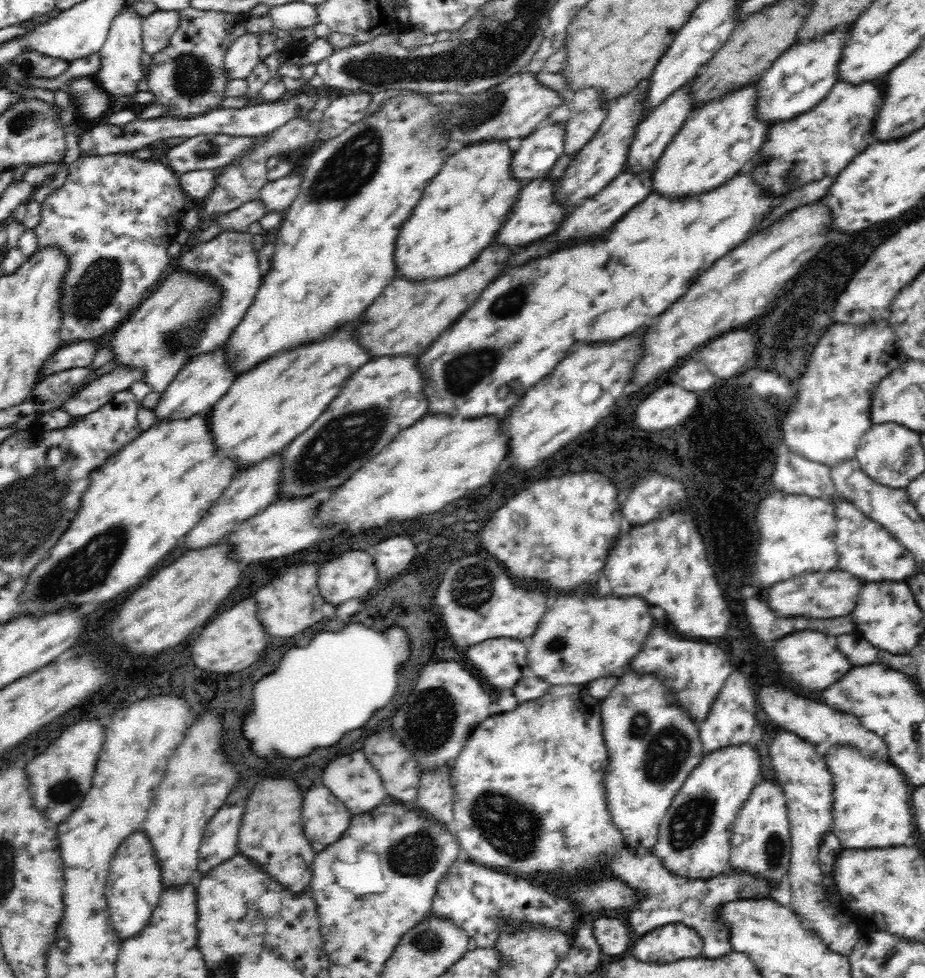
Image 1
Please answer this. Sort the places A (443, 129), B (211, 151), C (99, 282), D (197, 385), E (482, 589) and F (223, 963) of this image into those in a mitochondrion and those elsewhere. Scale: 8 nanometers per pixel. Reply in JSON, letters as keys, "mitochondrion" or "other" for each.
{"A":"mitochondrion","B":"other","C":"mitochondrion","D":"other","E":"mitochondrion","F":"mitochondrion"}

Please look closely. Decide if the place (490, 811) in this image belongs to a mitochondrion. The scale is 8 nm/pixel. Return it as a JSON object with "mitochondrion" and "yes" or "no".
{"mitochondrion":"yes"}

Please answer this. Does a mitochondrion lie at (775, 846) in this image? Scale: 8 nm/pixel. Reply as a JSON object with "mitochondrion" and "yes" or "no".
{"mitochondrion":"yes"}

